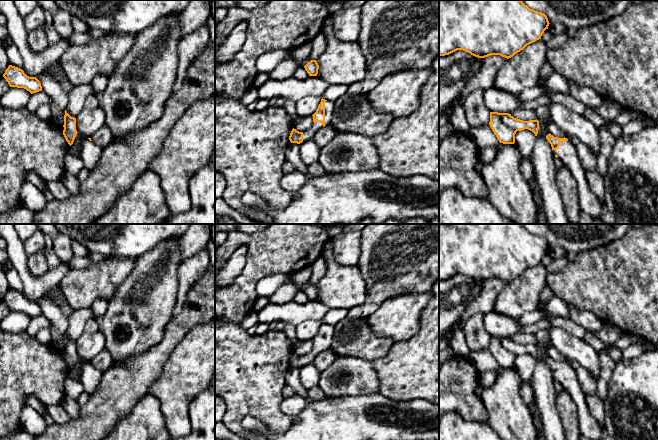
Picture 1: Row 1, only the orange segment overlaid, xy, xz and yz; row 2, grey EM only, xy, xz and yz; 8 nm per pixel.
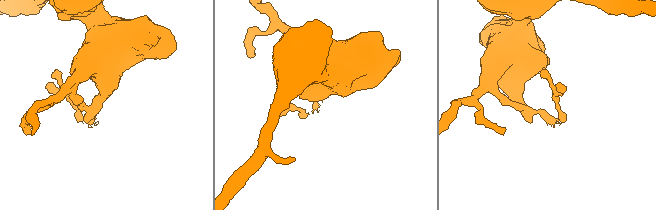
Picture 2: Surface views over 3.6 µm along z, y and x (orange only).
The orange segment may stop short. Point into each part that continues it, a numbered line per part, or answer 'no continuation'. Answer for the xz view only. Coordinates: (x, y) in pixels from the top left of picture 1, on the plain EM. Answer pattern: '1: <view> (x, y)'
no continuation

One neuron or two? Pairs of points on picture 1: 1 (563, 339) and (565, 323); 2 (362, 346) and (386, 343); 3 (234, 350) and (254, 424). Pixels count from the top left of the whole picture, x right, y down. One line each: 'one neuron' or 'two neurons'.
1: two neurons
2: one neuron
3: two neurons

